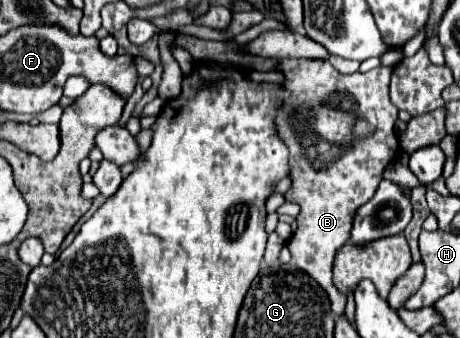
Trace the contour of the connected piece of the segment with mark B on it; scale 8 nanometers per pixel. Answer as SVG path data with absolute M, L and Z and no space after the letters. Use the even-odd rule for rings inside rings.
M281 60L279 70L287 76L285 88L291 90L291 96L287 98L283 110L277 114L277 130L281 134L281 140L289 146L289 166L291 166L291 180L293 186L285 192L287 202L295 202L301 206L301 214L297 216L297 230L287 240L287 248L291 250L293 264L299 270L305 270L311 278L317 280L317 284L327 292L331 300L333 314L343 314L345 310L345 294L339 292L331 280L331 266L333 256L339 246L347 244L351 240L351 228L355 212L373 198L381 178L383 170L397 158L399 154L399 138L395 132L397 122L397 108L389 100L389 78L391 68L375 68L367 74L353 72L353 74L341 74L337 72L327 60ZM367 110L375 110L375 134L367 140L355 140L353 138L353 122L359 118L365 118Z

